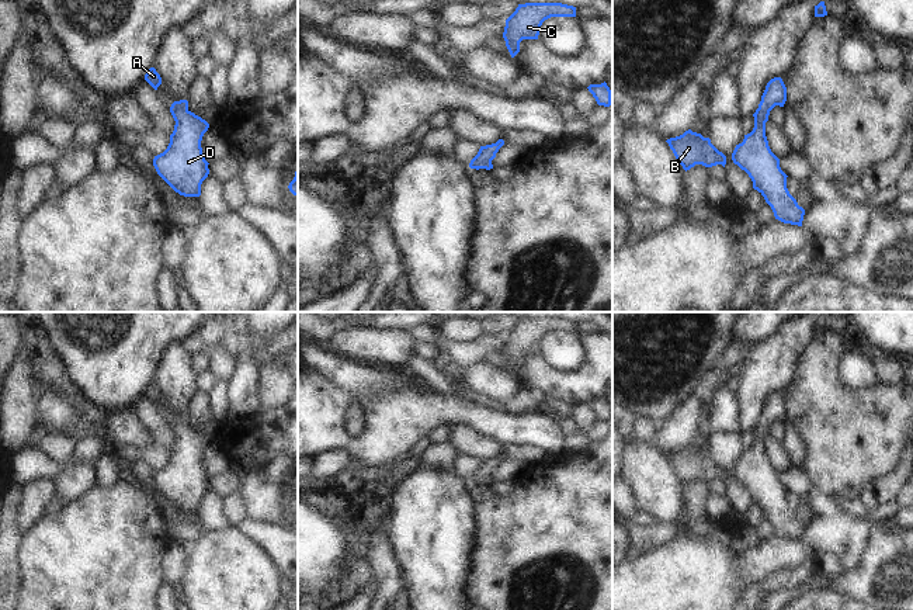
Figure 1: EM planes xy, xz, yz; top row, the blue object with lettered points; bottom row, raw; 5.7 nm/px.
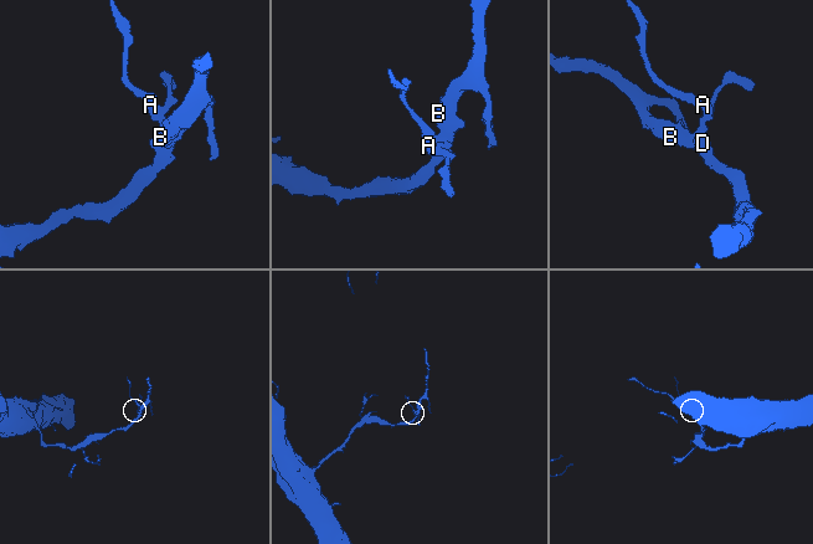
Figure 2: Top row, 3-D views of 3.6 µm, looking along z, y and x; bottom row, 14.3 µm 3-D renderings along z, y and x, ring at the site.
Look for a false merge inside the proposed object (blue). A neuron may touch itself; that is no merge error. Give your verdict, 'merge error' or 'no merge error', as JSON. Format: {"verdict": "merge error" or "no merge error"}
{"verdict": "no merge error"}

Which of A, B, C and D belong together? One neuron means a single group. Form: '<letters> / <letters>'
A B C D

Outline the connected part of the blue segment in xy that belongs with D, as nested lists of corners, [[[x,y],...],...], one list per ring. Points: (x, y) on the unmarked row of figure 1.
[[[174,416],[170,427],[176,436],[167,464],[155,471],[157,489],[180,510],[199,512],[201,499],[208,492],[208,476],[201,455],[209,439],[188,424],[188,416]]]

